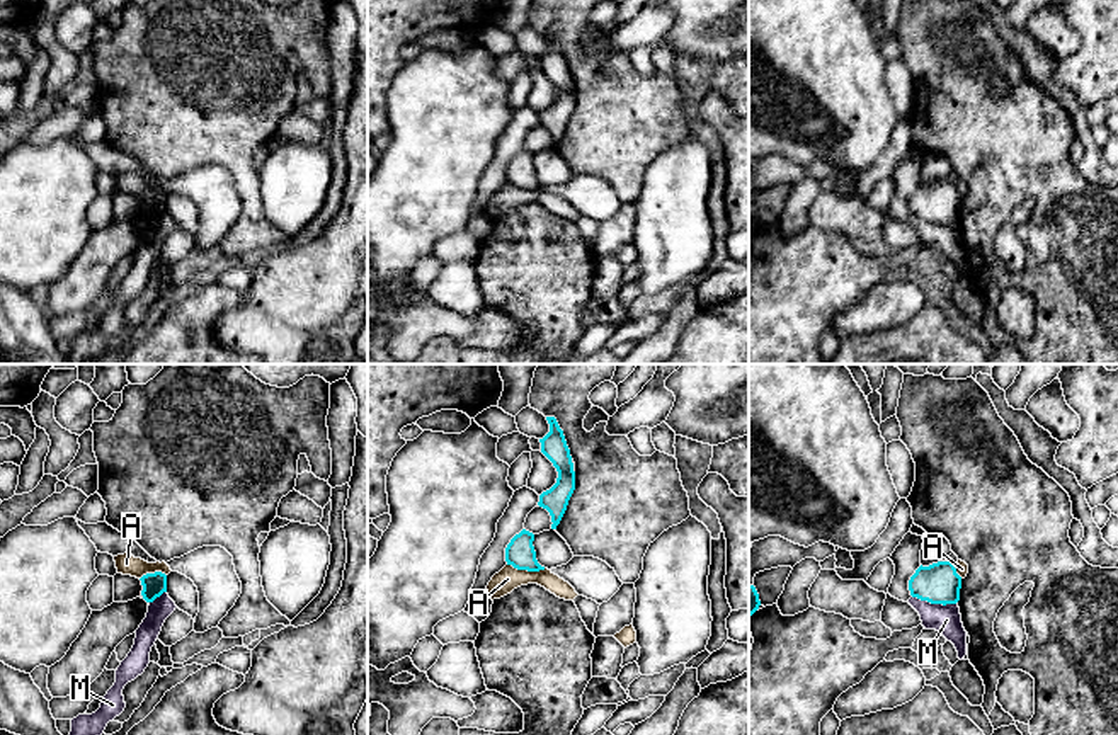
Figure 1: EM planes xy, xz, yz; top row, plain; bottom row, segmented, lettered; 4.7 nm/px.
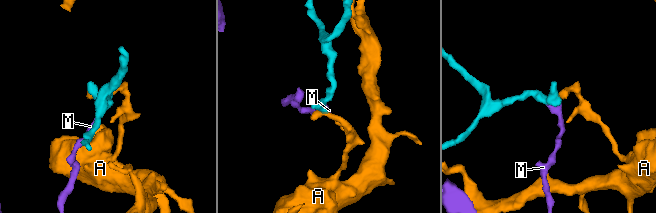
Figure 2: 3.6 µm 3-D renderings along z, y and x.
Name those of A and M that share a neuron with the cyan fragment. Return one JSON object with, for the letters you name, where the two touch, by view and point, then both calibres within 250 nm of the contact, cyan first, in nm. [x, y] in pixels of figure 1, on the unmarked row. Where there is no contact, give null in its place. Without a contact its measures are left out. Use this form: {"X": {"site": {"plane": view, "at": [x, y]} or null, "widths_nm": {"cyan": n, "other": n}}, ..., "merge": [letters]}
{"merge": []}

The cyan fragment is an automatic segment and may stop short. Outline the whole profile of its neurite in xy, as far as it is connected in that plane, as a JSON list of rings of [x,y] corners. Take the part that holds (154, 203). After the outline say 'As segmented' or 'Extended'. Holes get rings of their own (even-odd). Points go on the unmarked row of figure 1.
[[[162,191],[146,192],[141,197],[141,214],[146,221],[153,221],[163,211],[167,211],[167,194]]]. As segmented

